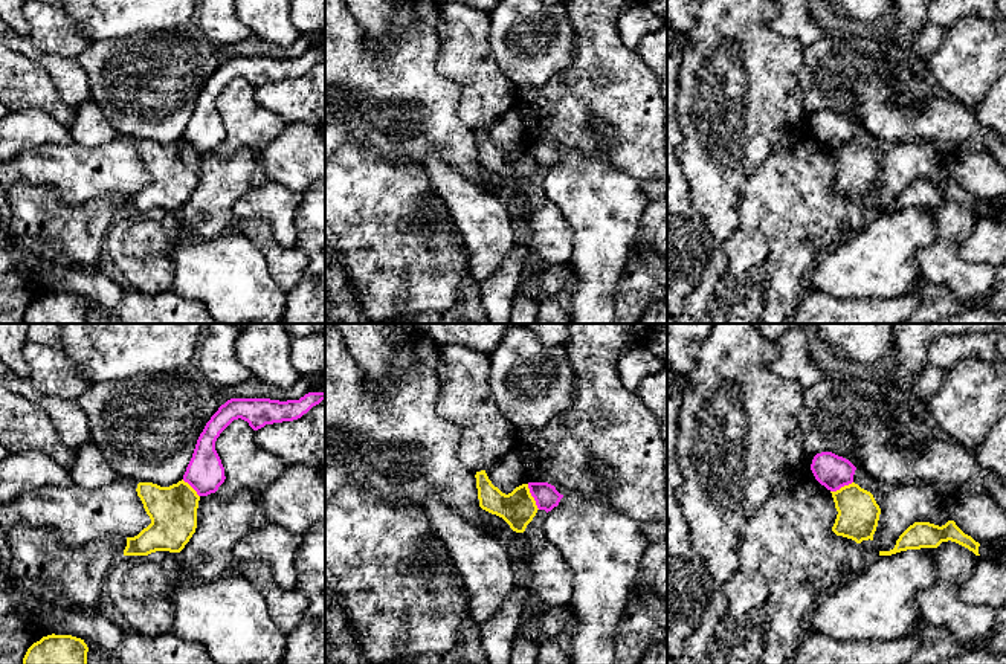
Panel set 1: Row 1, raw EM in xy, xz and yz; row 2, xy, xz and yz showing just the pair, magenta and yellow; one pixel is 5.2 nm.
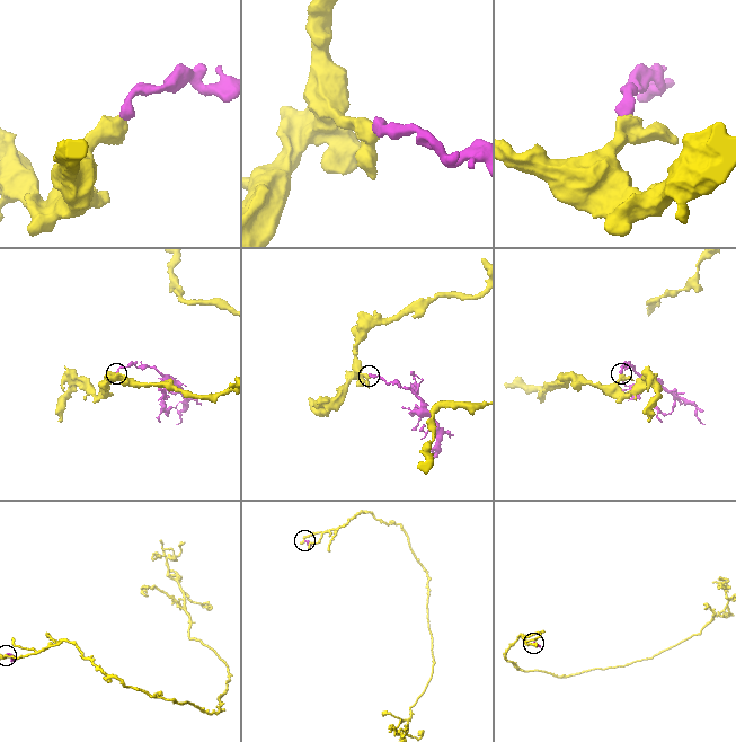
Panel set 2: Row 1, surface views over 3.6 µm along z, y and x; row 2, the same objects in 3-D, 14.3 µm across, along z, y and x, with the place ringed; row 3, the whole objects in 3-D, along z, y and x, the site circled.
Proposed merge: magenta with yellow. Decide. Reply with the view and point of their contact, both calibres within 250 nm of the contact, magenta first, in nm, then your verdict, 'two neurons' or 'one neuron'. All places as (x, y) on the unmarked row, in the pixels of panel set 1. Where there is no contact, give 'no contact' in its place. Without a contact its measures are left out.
meets magenta in xz at (532, 153); 130 nm thick on the magenta side, 190 nm on the other; two neurons

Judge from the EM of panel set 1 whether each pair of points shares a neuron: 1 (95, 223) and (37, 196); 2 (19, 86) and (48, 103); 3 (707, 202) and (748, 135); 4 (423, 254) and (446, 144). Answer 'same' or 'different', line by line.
1: same
2: same
3: same
4: different

